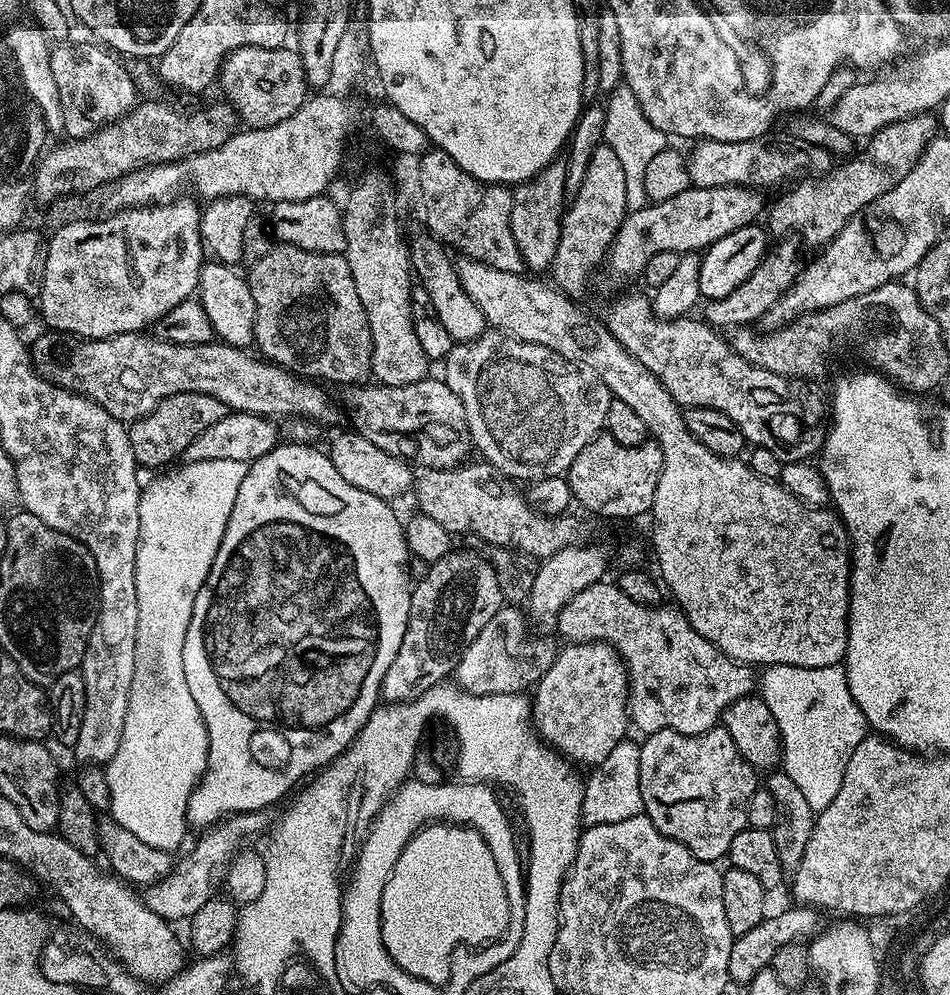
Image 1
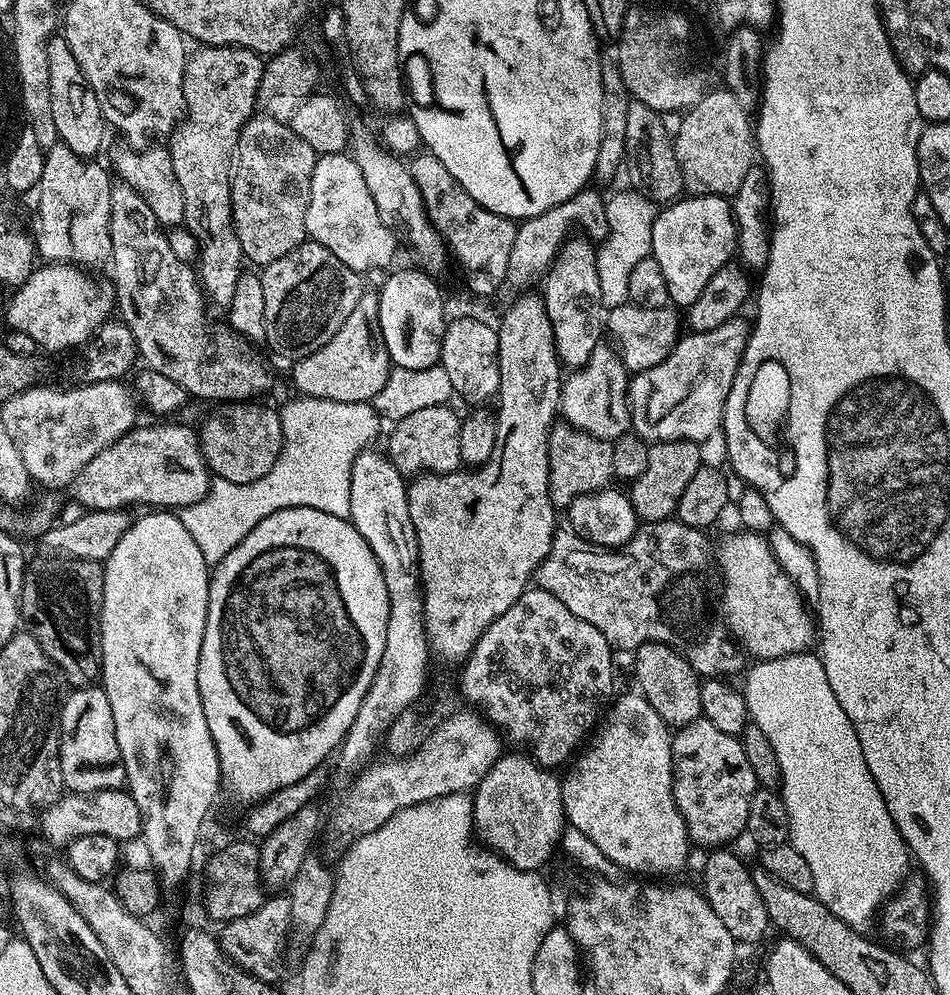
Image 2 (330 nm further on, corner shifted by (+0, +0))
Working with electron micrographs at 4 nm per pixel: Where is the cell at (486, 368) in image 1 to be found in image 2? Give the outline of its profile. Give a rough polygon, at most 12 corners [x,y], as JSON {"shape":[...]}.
{"shape":[[549,434],[550,498],[567,510],[613,483],[611,440]]}

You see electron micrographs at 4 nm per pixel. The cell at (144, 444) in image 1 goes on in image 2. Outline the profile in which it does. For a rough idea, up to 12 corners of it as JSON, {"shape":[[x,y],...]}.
{"shape":[[234,402],[199,425],[213,477],[252,484],[274,466],[274,407]]}

